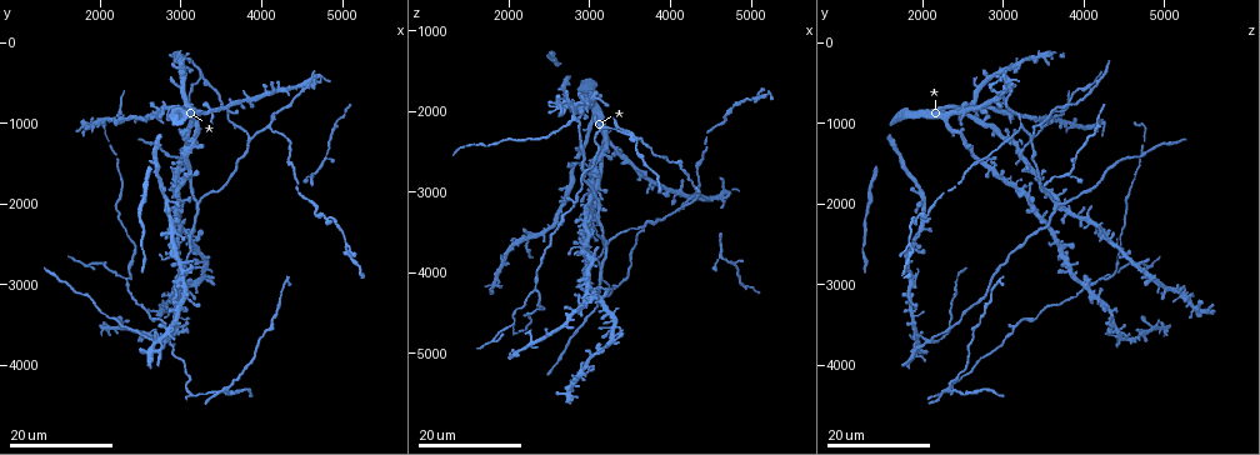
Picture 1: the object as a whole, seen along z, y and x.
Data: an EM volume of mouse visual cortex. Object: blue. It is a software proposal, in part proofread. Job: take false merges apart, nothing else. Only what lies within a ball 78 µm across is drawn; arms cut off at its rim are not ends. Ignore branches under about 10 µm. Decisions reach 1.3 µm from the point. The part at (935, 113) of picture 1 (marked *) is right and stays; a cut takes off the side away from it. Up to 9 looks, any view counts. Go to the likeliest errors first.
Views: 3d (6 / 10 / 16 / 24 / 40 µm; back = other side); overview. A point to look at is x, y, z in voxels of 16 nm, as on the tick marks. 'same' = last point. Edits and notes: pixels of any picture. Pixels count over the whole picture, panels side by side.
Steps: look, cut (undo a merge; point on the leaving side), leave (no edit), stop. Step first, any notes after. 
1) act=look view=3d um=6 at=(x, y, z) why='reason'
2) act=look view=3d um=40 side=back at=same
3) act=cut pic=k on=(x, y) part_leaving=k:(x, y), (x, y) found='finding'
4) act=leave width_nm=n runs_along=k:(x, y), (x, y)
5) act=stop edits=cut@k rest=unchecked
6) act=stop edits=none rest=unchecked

act=look view=3d um=24 at=(3600, 4300, 2350) why='small branch off a trunk'

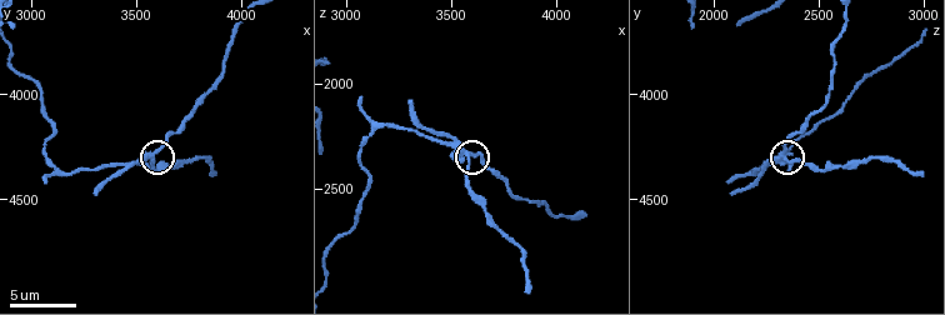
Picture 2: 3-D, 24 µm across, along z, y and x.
act=look view=3d um=6 at=(3580, 4300, 2330) why='closer look'

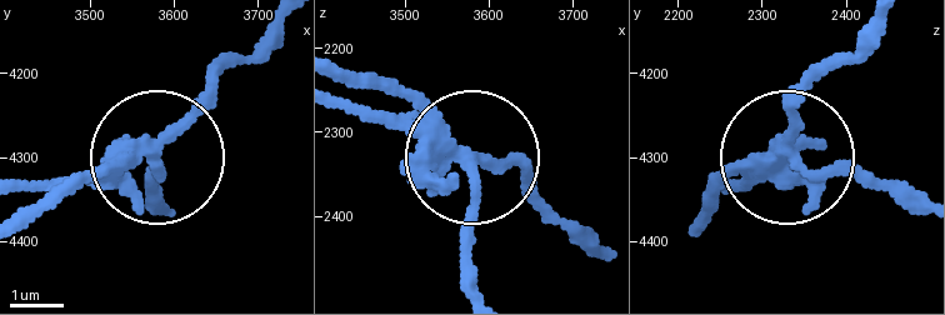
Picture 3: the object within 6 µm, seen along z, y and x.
act=look view=3d um=6 side=back at=(3580, 4300, 2335)

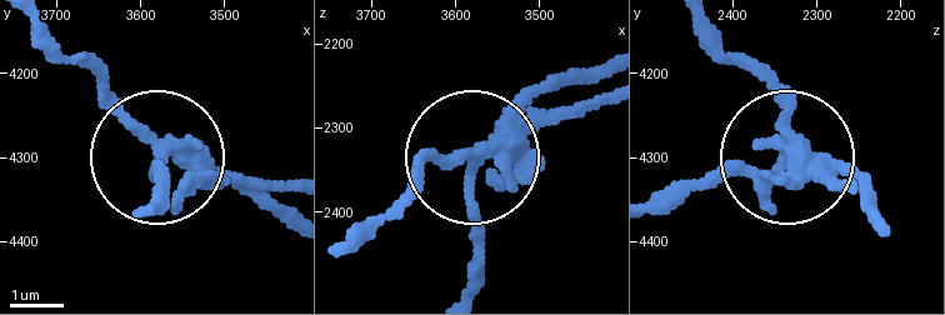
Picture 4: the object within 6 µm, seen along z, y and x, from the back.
act=cut pic=4 on=(160, 160) side_arm_um=13 part_leaving=4:(800, 158), (656, 198) found='a second neuron is stuck on'

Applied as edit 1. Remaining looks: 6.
act=look view=3d um=24 at=(2800, 3650, 2100) why='looks like a crossing'

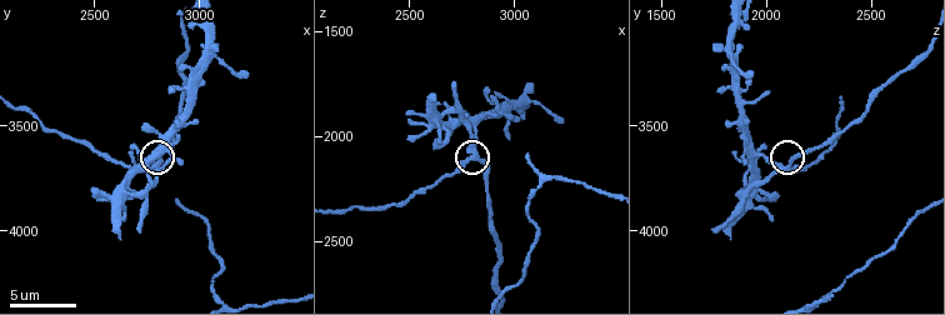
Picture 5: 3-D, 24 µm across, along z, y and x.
act=look view=3d um=10 at=(2790, 3700, 2100)

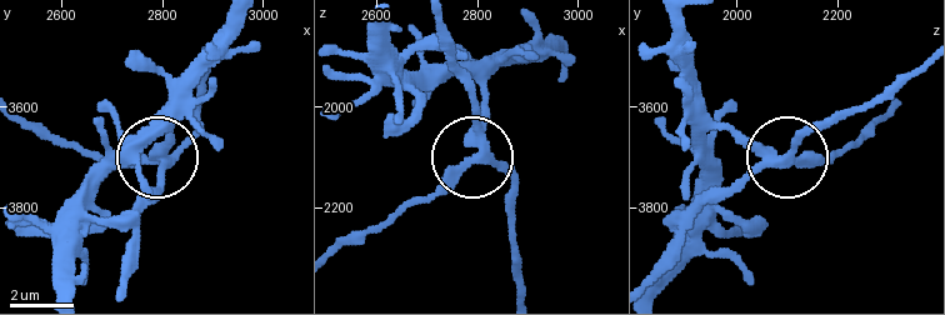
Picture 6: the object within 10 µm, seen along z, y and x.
act=leave arms=4 runs_along=6:(919, 64), (823, 120), (790, 161), (844, 153) found='continuous, no second neuron'

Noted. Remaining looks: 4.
act=look view=3d um=16 at=(4050, 1050, 3200) why='three arms meet'

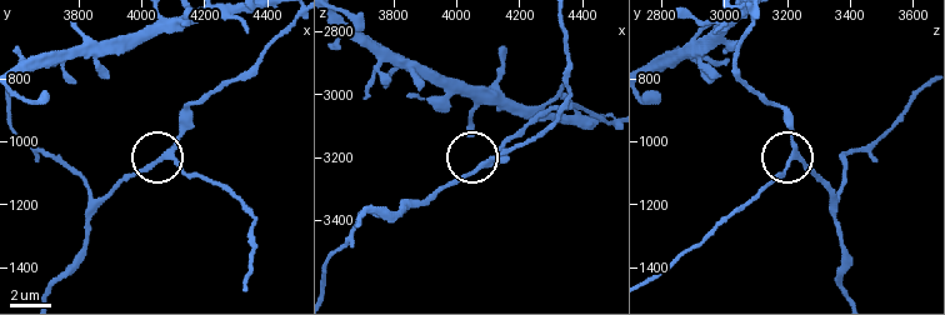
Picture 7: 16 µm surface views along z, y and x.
act=look view=3d um=6 at=(4090, 1040, 3230)

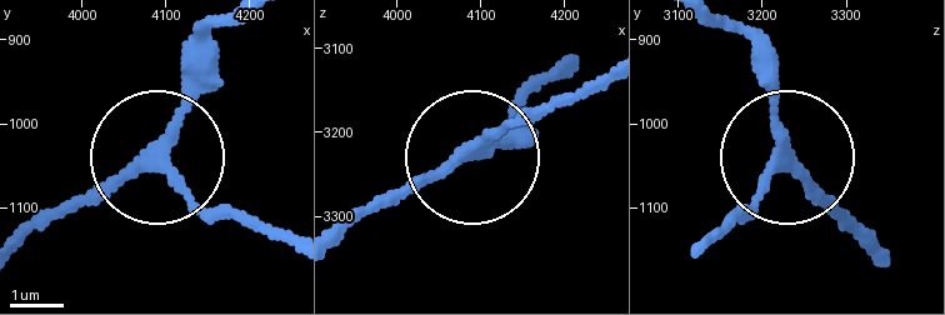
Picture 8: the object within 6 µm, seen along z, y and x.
act=leave width_nm=220 runs_along=8:(210, 28), (161, 154), (193, 194), (255, 230) found='one neuron here'

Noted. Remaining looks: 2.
act=look view=3d um=24 at=(2300, 2950, 4200) why='three-way junction'

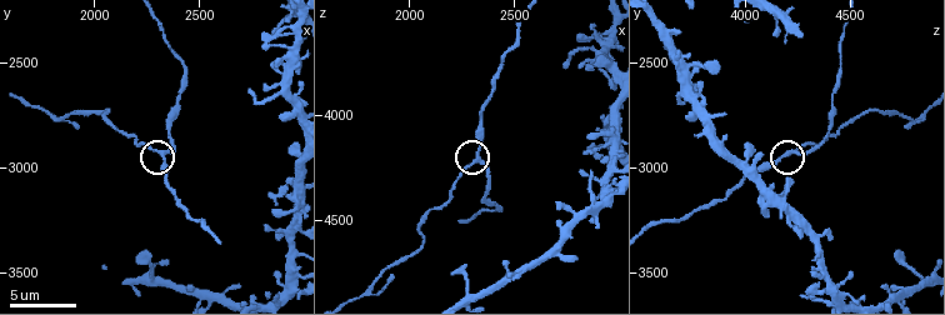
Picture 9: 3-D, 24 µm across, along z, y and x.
act=look view=3d um=10 at=(2330, 2930, 4220)

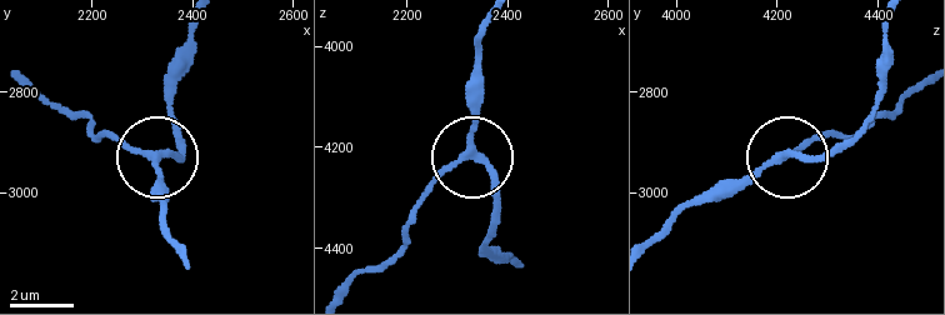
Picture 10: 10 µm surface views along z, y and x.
act=leave arms=3 runs_along=10:(883, 25), (866, 121), (826, 151), (789, 154), (831, 133) found='continuous, no second neuron'

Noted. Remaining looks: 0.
act=stop edits=cut@4 rest=unchecked

